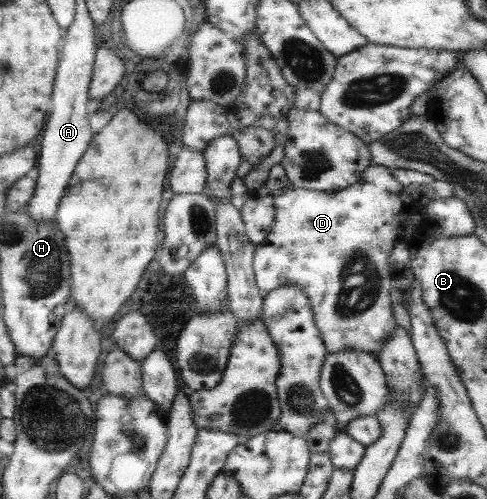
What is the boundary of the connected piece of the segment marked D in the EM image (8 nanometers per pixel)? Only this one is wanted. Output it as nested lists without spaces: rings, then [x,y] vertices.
[[[371,165],[363,171],[359,181],[349,185],[346,189],[342,188],[340,191],[335,192],[321,192],[302,189],[299,187],[292,187],[289,190],[284,190],[279,194],[275,194],[272,199],[272,204],[275,206],[275,221],[273,221],[273,229],[269,231],[267,237],[260,243],[255,244],[255,251],[253,255],[253,271],[256,284],[258,288],[266,293],[281,287],[283,285],[295,284],[301,286],[305,290],[305,294],[309,296],[311,300],[311,309],[313,310],[313,320],[317,324],[317,328],[321,331],[323,342],[325,342],[325,348],[328,352],[337,353],[345,348],[357,348],[367,353],[373,353],[379,357],[381,352],[381,346],[386,341],[388,334],[397,326],[397,321],[393,315],[393,307],[390,299],[391,288],[393,284],[394,276],[389,272],[389,264],[387,261],[391,251],[395,244],[400,241],[400,235],[403,232],[403,225],[405,223],[405,217],[409,214],[409,211],[413,209],[413,199],[406,193],[403,185],[399,183],[399,180],[393,176],[391,169],[384,165]]]

